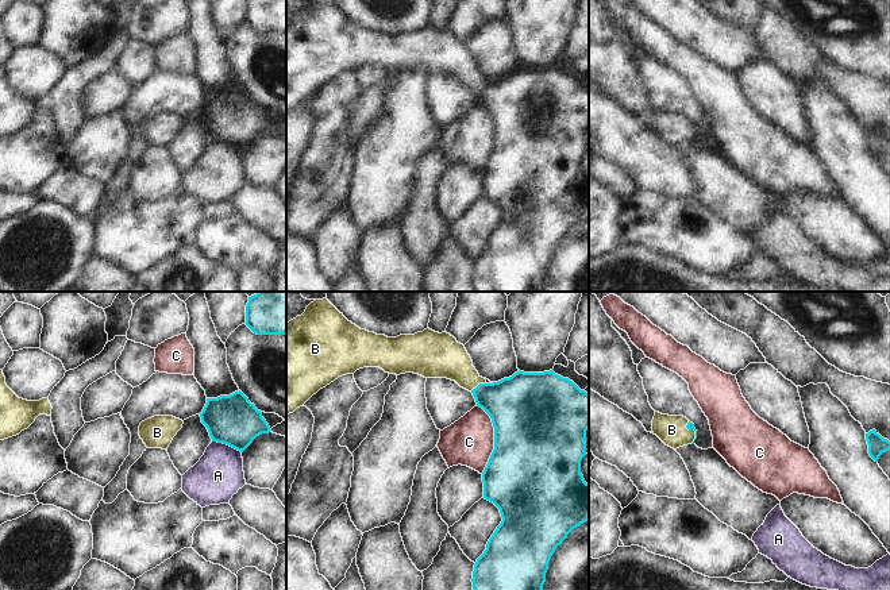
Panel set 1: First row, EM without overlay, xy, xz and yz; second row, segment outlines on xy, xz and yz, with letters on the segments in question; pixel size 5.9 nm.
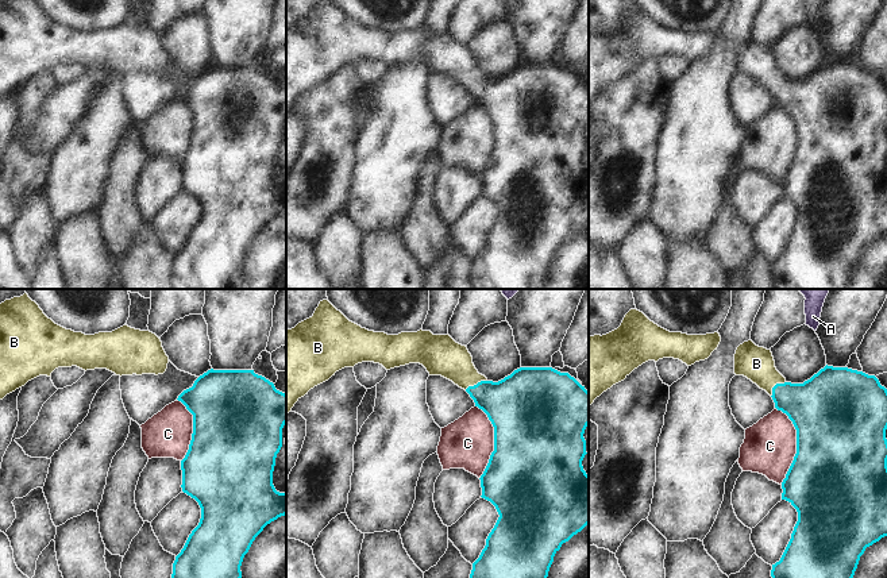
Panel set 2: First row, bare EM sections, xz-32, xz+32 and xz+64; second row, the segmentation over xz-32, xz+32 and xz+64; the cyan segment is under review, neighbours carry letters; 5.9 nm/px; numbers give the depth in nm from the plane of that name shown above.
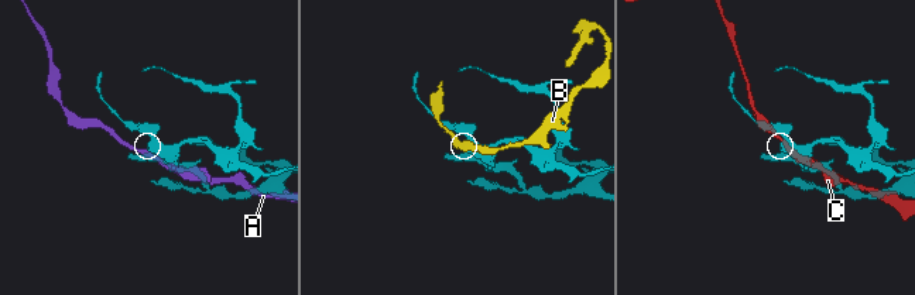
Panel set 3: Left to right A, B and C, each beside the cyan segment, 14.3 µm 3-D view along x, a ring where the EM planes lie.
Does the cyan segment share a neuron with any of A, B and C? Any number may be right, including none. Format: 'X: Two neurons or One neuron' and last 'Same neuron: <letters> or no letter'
A: Two neurons
B: One neuron
C: Two neurons
Same neuron: B.

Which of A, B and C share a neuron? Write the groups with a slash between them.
A / B / C

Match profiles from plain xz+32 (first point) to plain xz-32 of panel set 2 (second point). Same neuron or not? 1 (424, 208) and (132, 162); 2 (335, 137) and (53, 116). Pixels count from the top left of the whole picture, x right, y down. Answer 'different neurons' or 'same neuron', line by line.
1: same neuron
2: different neurons

